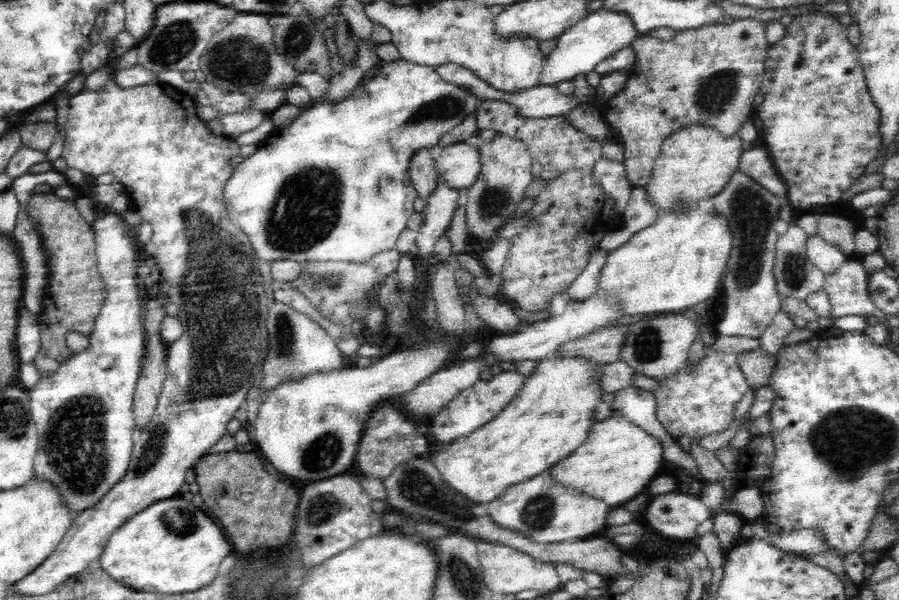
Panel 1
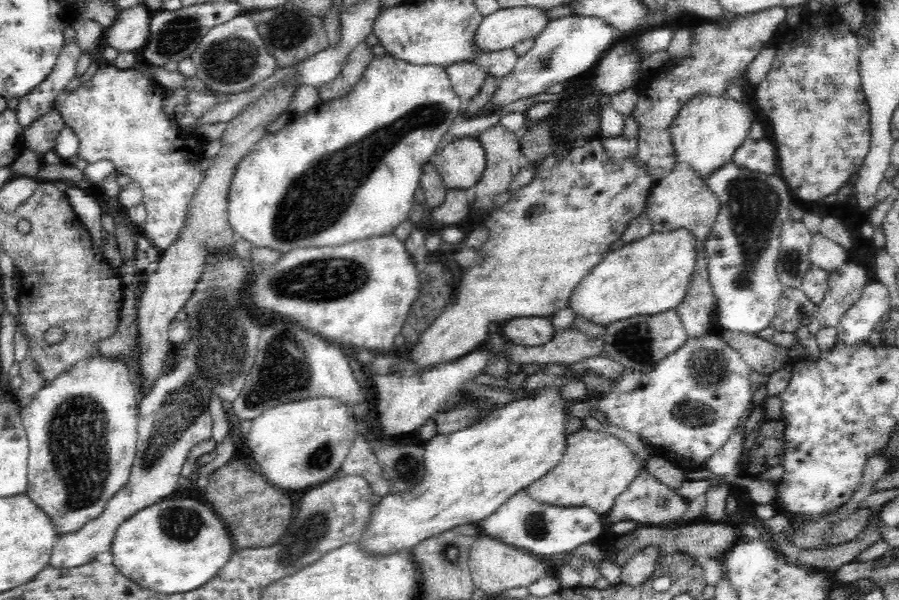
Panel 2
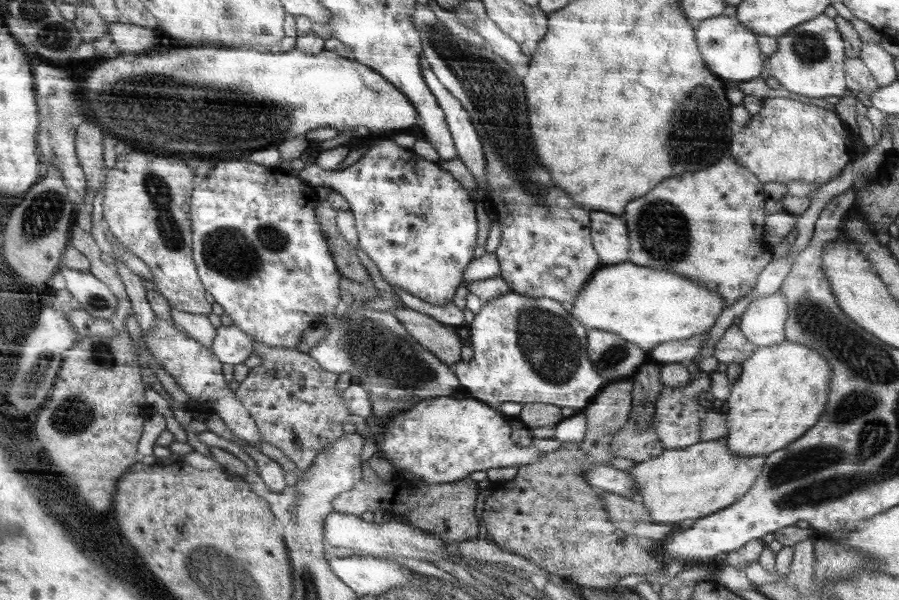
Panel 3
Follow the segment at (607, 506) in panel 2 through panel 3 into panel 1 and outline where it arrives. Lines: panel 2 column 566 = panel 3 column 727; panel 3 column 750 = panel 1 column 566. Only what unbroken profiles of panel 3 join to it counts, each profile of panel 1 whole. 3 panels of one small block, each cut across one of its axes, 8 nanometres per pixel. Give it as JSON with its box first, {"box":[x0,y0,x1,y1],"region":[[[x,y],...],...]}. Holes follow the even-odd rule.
{"box":[550,411,665,508],"region":[[[618,411],[609,418],[595,422],[590,426],[590,432],[586,436],[586,440],[570,453],[570,456],[563,458],[550,469],[550,477],[564,489],[574,489],[578,492],[586,493],[590,497],[594,497],[610,508],[624,506],[636,496],[644,495],[644,488],[647,488],[658,475],[663,473],[665,464],[664,447],[662,441],[655,439],[654,436],[646,433],[638,425],[632,423],[630,419],[626,419]]]}

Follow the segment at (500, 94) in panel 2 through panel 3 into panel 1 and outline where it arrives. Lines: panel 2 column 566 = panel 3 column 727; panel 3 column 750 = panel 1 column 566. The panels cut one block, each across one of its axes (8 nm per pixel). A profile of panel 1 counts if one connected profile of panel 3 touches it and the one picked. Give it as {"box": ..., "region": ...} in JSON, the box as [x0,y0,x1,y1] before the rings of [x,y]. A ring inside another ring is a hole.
{"box":[539,8,640,86],"region":[[[604,8],[579,19],[574,26],[567,27],[557,35],[554,47],[547,52],[542,72],[539,72],[540,85],[555,86],[562,80],[571,80],[578,74],[594,71],[596,64],[612,56],[616,50],[631,46],[631,42],[640,36],[634,28],[634,21],[626,13],[617,13]]]}

